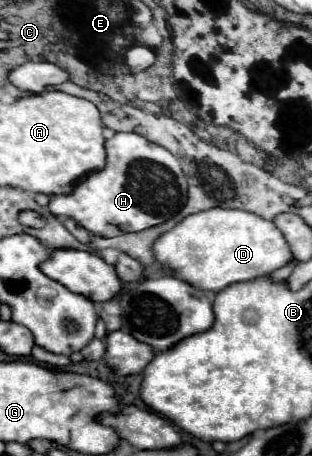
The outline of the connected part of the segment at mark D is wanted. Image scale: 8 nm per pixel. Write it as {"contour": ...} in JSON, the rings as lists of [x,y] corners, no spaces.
{"contour":[[[208,209],[194,215],[188,215],[184,221],[180,221],[172,231],[164,233],[154,243],[154,255],[156,261],[172,267],[184,281],[188,281],[194,287],[200,287],[204,291],[220,291],[232,283],[250,281],[258,277],[268,277],[272,271],[288,265],[294,261],[294,255],[290,251],[290,245],[286,243],[282,231],[274,225],[274,221],[266,221],[254,213],[240,211],[240,209]]]}

